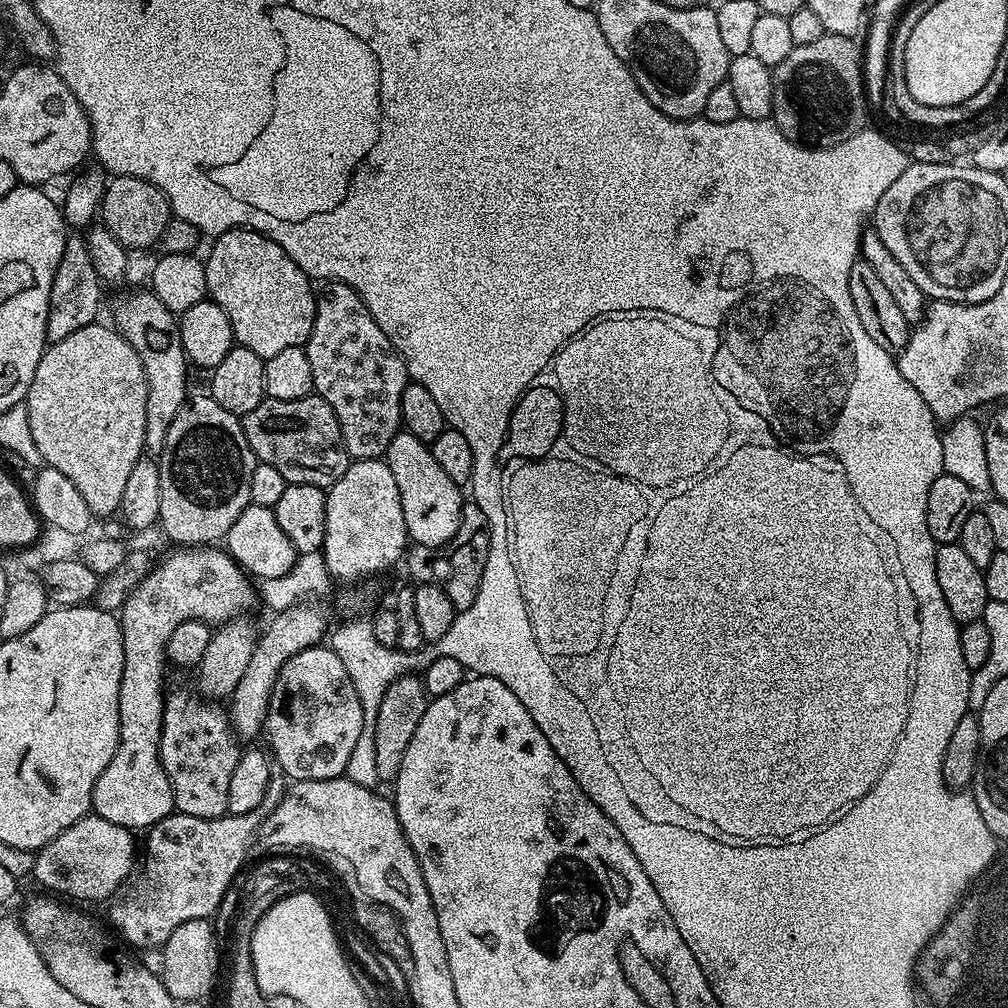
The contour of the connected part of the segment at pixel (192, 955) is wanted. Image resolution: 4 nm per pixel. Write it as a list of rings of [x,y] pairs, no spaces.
[[[211,919],[191,920],[190,922],[182,922],[182,926],[178,926],[178,930],[174,930],[174,934],[170,934],[170,938],[163,944],[162,951],[159,953],[161,956],[158,975],[164,981],[166,990],[175,1000],[181,1002],[204,1000],[211,994],[212,987],[217,987],[216,971],[220,968],[220,948],[216,945],[216,939],[218,939],[218,933]]]

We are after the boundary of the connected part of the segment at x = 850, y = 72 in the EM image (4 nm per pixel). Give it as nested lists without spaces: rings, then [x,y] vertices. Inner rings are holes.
[[[825,34],[806,46],[801,44],[790,50],[786,58],[772,69],[774,82],[774,102],[771,119],[796,144],[814,148],[829,148],[840,144],[846,138],[865,131],[868,120],[870,101],[864,86],[864,66],[862,63],[861,45],[850,36],[834,36]]]

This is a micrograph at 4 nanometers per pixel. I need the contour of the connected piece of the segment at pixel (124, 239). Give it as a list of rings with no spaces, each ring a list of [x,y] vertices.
[[[112,176],[105,183],[104,197],[100,199],[99,219],[103,227],[126,250],[132,248],[148,248],[159,241],[162,230],[166,230],[168,221],[173,219],[172,209],[168,206],[168,199],[150,182],[133,176]]]

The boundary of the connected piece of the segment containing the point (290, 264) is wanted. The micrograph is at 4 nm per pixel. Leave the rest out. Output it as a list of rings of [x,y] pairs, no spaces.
[[[249,227],[232,228],[215,237],[211,244],[212,249],[204,260],[208,296],[218,306],[222,306],[226,318],[230,318],[233,341],[254,351],[264,361],[274,358],[274,354],[287,350],[290,346],[307,345],[316,317],[317,293],[314,288],[312,292],[313,281],[296,265],[294,258],[290,258],[290,254],[286,254],[286,250],[278,246],[278,242],[261,232],[253,232]]]

